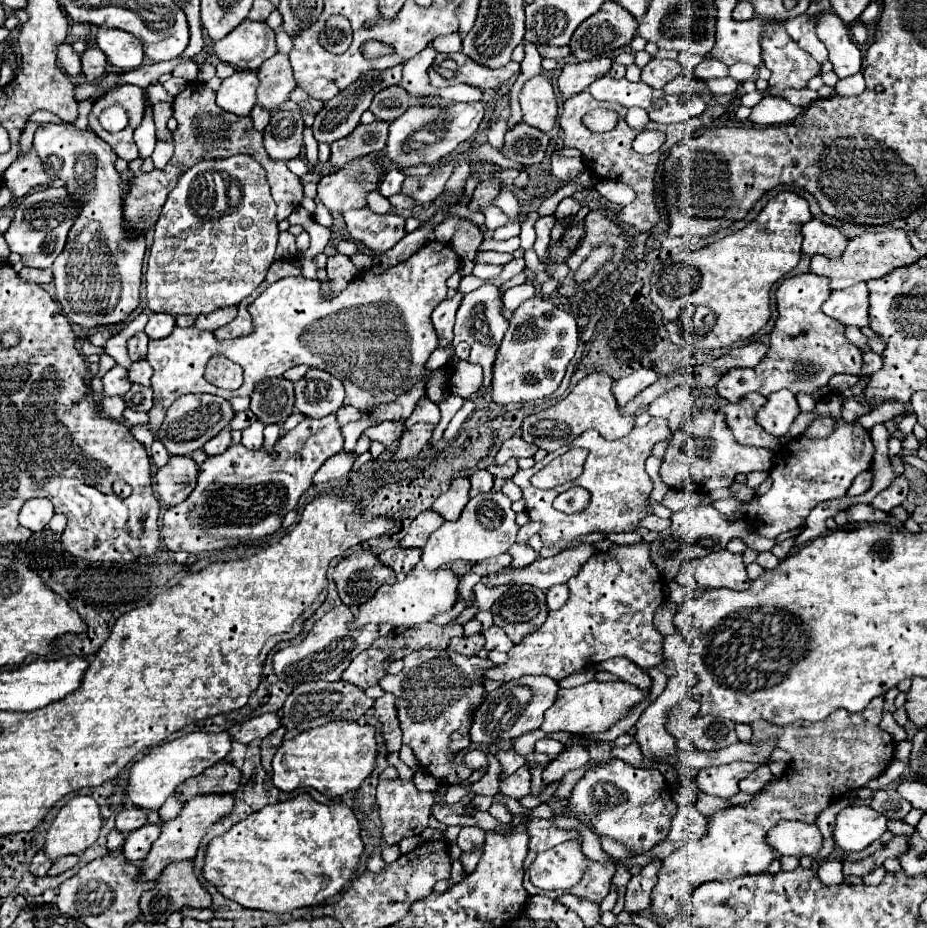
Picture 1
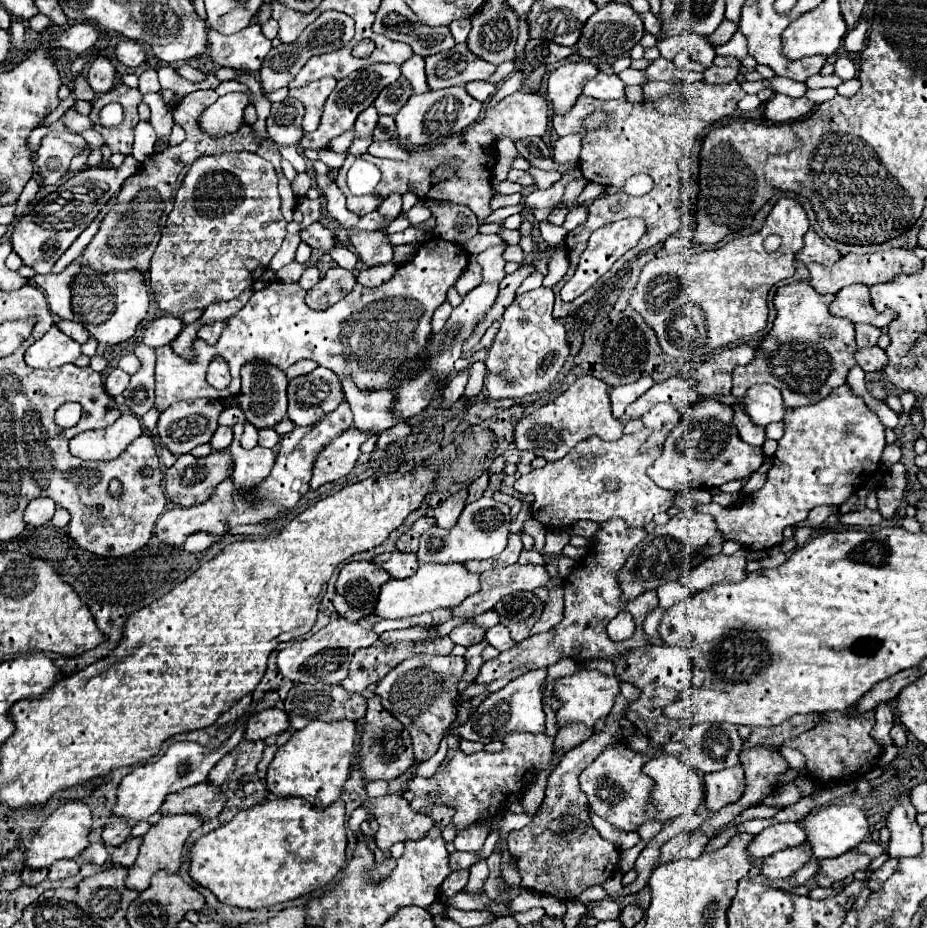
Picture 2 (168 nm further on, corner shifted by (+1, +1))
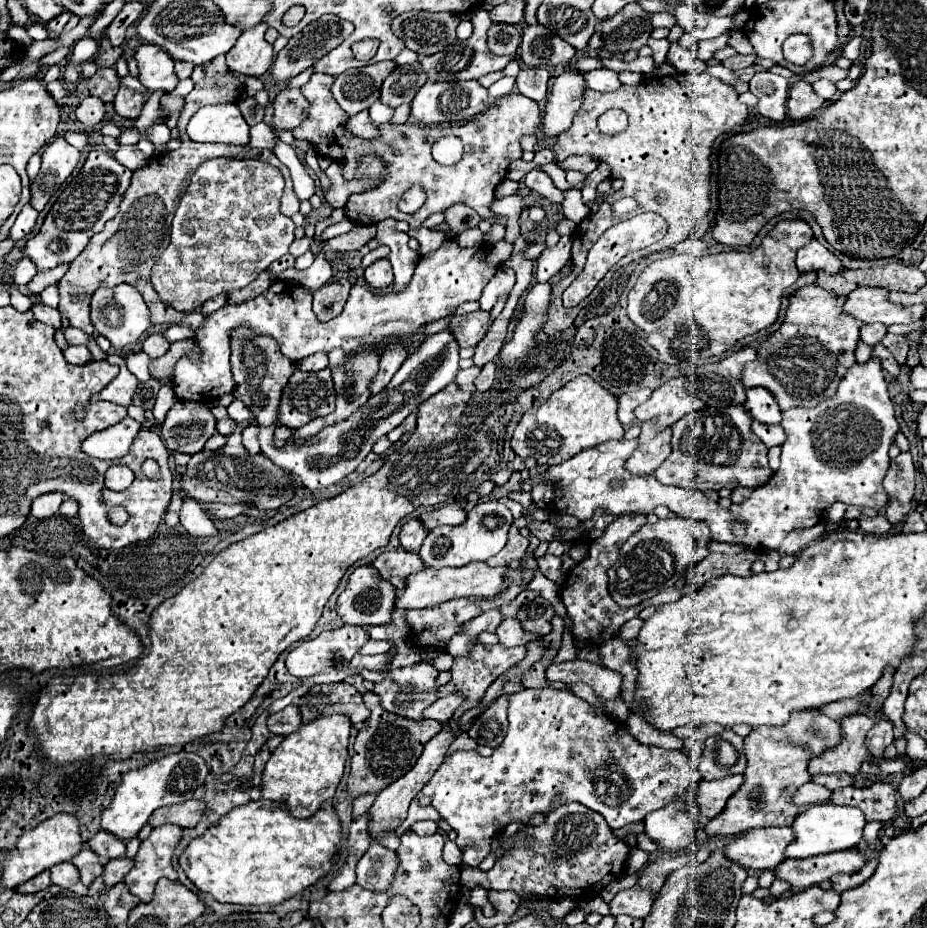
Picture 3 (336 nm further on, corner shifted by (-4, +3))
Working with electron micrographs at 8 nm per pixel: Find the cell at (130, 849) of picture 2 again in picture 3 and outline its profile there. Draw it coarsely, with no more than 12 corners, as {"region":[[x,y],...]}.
{"region":[[113,858],[105,864],[105,886],[113,886],[133,868],[133,858]]}

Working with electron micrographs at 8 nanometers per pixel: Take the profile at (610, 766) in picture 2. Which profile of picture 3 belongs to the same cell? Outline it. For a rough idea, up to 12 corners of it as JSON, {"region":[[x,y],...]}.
{"region":[[573,692],[513,694],[493,756],[421,790],[479,866],[509,822],[583,802],[611,828],[701,780]]}

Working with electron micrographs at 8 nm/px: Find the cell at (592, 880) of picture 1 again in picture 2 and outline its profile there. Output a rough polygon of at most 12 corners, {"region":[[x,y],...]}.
{"region":[[626,682],[606,728],[568,750],[526,828],[510,832],[522,888],[574,900],[616,872],[578,776],[622,738],[640,690]]}

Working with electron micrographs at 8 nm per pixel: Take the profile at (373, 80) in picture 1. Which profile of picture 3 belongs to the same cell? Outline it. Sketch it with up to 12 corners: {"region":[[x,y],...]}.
{"region":[[395,62],[339,74],[333,98],[349,116],[379,100]]}

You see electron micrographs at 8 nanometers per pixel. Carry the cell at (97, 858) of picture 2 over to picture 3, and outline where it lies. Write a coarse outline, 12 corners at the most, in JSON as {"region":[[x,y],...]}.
{"region":[[87,846],[71,862],[89,886],[103,874],[103,862]]}

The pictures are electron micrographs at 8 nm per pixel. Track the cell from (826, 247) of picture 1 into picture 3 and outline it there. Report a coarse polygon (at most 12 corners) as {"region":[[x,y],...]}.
{"region":[[817,238],[797,252],[799,272],[837,274],[841,260]]}

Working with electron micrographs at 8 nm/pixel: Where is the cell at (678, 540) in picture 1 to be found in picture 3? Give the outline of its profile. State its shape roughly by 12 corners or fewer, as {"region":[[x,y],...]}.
{"region":[[681,516],[645,524],[607,570],[631,608],[709,554],[711,530]]}

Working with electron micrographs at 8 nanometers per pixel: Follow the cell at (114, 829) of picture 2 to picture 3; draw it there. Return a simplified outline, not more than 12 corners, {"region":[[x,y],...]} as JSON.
{"region":[[99,830],[89,842],[101,858],[121,858],[125,842]]}

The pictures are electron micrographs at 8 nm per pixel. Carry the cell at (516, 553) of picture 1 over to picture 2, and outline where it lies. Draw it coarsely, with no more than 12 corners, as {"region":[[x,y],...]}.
{"region":[[524,550],[520,554],[520,564],[542,564],[546,560],[536,550]]}

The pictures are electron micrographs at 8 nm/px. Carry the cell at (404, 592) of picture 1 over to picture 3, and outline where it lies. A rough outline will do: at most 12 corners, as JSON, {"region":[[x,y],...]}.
{"region":[[485,562],[423,568],[397,590],[395,608],[493,598],[505,568]]}

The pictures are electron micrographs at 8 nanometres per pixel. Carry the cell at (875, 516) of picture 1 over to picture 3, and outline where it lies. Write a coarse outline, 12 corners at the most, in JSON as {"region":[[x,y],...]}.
{"region":[[883,514],[861,516],[859,528],[865,534],[881,536],[891,528]]}

